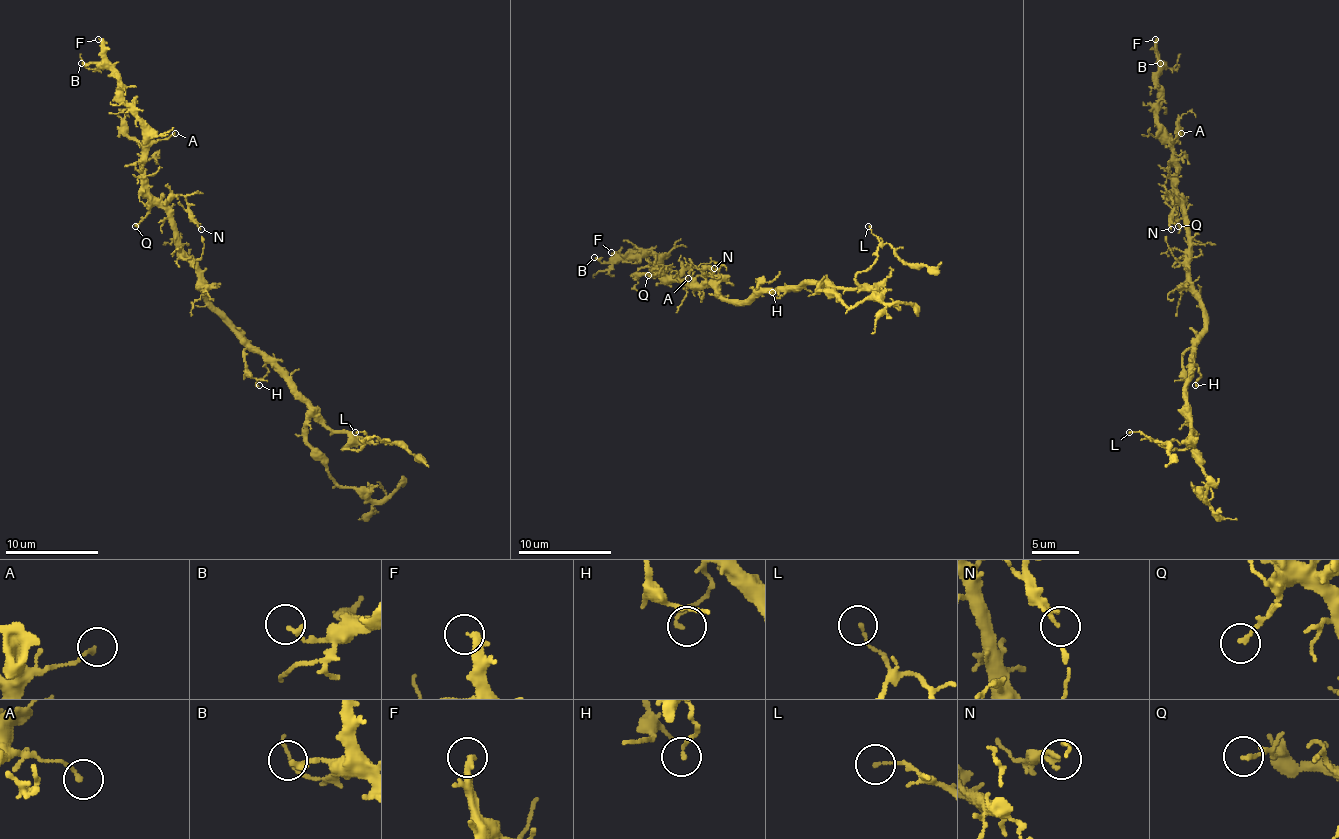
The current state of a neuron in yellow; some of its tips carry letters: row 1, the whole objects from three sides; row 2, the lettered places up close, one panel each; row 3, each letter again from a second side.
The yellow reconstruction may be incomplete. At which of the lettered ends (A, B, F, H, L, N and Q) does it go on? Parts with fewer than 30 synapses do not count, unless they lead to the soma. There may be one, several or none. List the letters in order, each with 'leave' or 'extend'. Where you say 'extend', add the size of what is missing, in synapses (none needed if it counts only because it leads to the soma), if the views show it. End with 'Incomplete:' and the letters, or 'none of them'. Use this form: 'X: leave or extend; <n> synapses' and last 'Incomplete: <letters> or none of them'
A: leave
B: leave
F: extend; 60 synapses
H: leave
L: leave
N: leave
Q: leave
Incomplete: F

